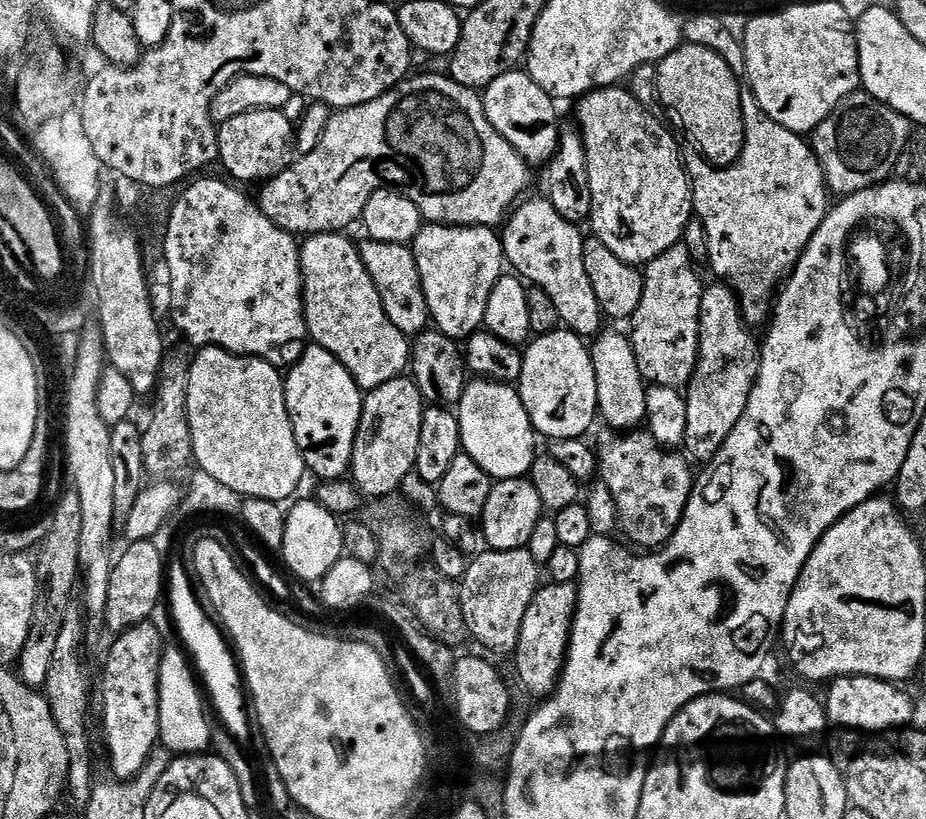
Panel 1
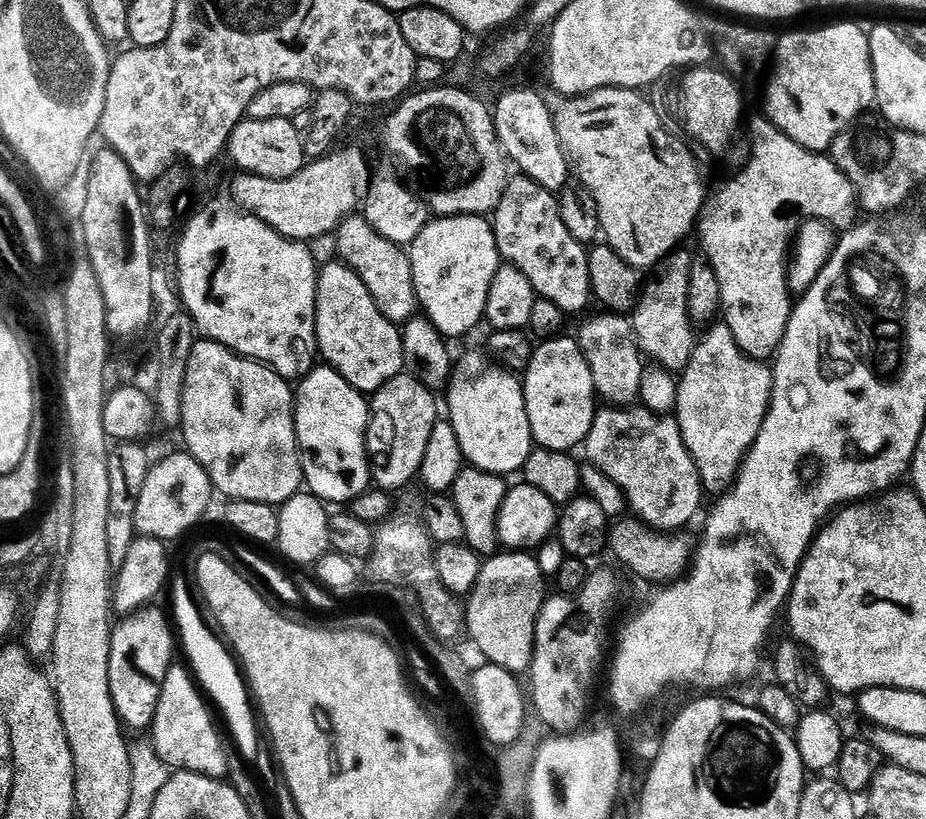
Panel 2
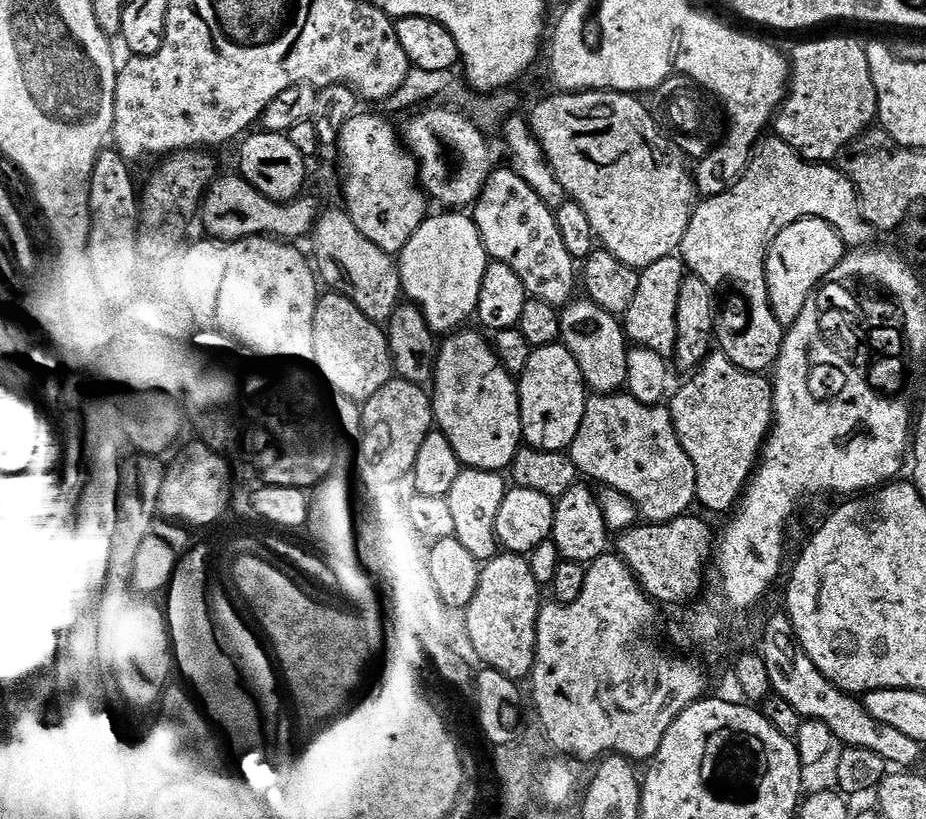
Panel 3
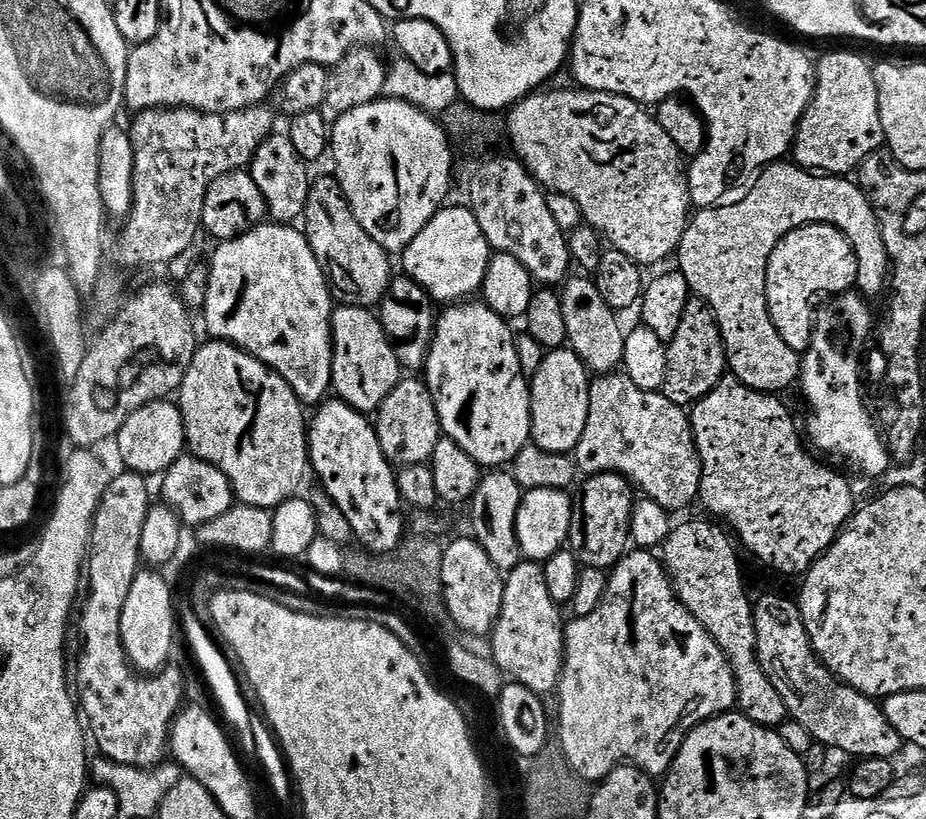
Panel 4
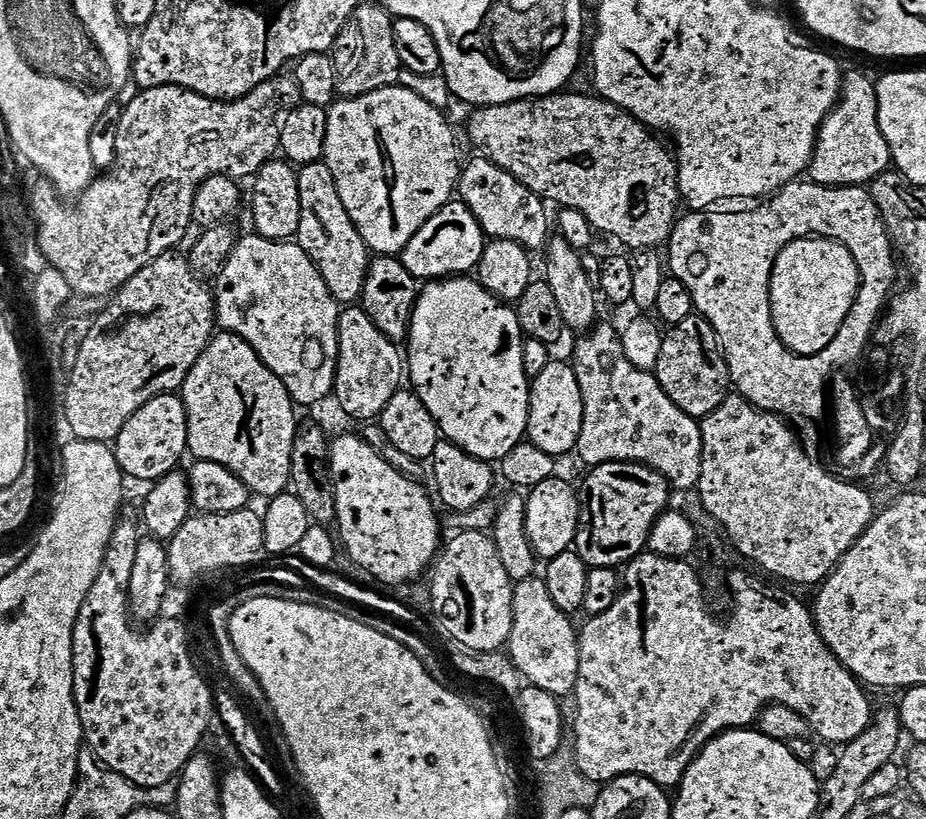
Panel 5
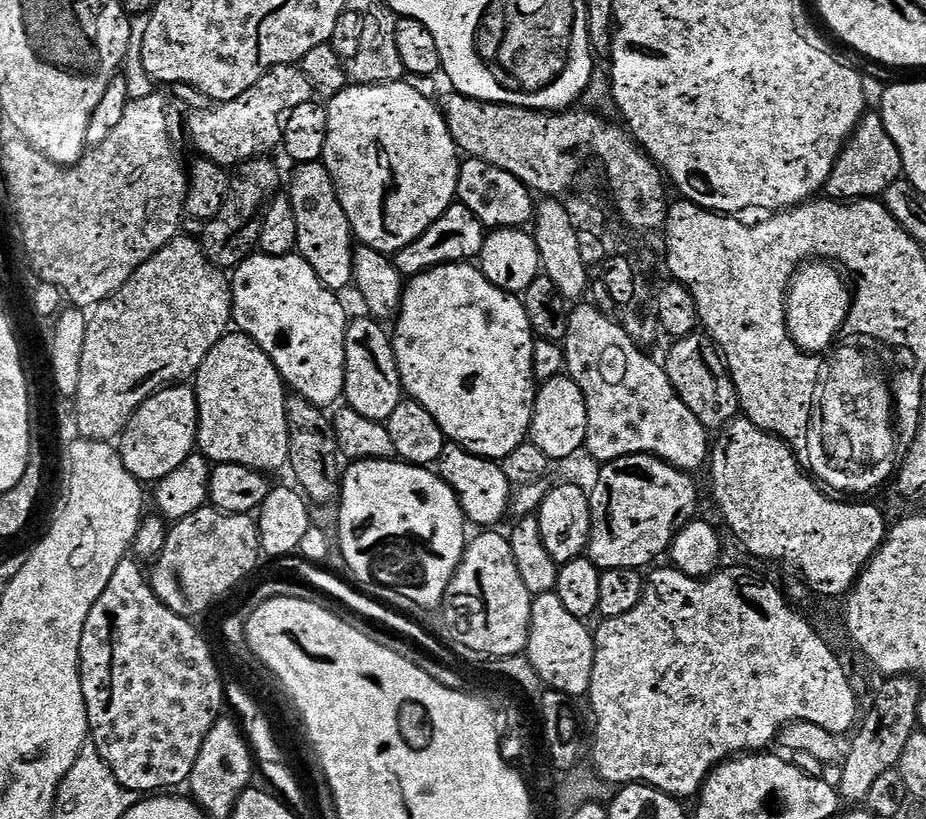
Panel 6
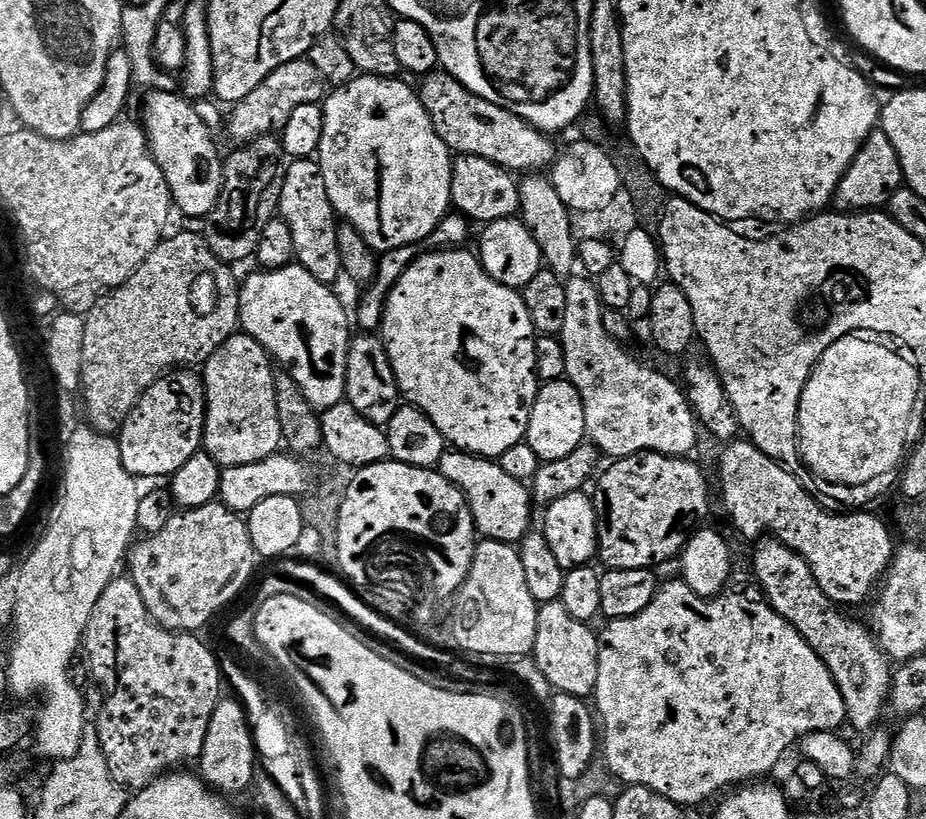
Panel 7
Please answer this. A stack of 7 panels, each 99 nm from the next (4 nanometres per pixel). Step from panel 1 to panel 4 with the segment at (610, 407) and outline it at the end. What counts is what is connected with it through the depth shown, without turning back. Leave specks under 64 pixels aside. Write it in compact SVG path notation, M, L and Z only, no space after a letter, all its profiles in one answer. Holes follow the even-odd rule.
M584 274L579 275L569 275L559 289L562 315L566 318L567 347L578 354L578 358L589 373L615 373L623 362L625 329L620 329L620 320L616 317L619 315L606 302L606 298L598 294L595 279Z

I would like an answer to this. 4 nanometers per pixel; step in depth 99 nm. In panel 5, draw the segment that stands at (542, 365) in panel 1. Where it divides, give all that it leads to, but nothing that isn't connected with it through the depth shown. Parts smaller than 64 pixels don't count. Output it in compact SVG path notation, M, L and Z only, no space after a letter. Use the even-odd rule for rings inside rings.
M549 359L546 370L542 370L542 374L535 376L530 384L527 439L540 450L544 450L546 454L561 458L567 452L575 453L583 425L584 403L576 371L572 369L567 359Z

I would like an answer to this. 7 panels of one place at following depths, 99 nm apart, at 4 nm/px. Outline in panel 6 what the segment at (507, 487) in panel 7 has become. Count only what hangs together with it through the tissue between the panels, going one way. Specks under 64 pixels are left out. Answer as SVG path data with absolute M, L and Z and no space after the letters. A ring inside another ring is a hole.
M445 443L438 461L438 474L454 490L464 519L469 525L481 524L484 530L491 529L504 515L509 515L510 505L514 495L514 485L507 480L501 465L484 456L475 456L467 452L459 444Z

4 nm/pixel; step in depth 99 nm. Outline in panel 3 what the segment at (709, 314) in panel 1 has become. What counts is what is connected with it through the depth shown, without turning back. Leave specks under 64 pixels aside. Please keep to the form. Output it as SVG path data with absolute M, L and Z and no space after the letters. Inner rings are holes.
M719 350L711 351L708 357L706 357L706 359L700 363L699 367L687 378L689 378L689 380L677 390L676 397L673 398L672 404L670 403L670 411L678 438L686 450L690 462L694 462L694 466L696 467L696 498L701 505L704 503L712 512L729 511L728 513L731 513L733 509L737 507L738 501L743 497L762 459L762 453L768 434L772 431L772 425L774 423L774 384L767 375L758 372L747 372L738 366L734 366L734 362L730 362L730 358L726 358L726 354Z

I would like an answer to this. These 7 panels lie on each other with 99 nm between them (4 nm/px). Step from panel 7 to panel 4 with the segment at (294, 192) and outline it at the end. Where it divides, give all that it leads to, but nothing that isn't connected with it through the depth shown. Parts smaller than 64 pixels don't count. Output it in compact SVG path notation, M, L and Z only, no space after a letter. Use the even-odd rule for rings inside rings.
M335 175L320 176L311 181L308 189L308 201L302 217L302 231L310 242L310 250L314 250L320 263L329 269L337 268L348 280L331 281L332 295L340 304L352 304L356 308L375 309L388 292L388 283L394 278L390 253L354 218L354 210L350 210L350 202L346 202L342 186Z

